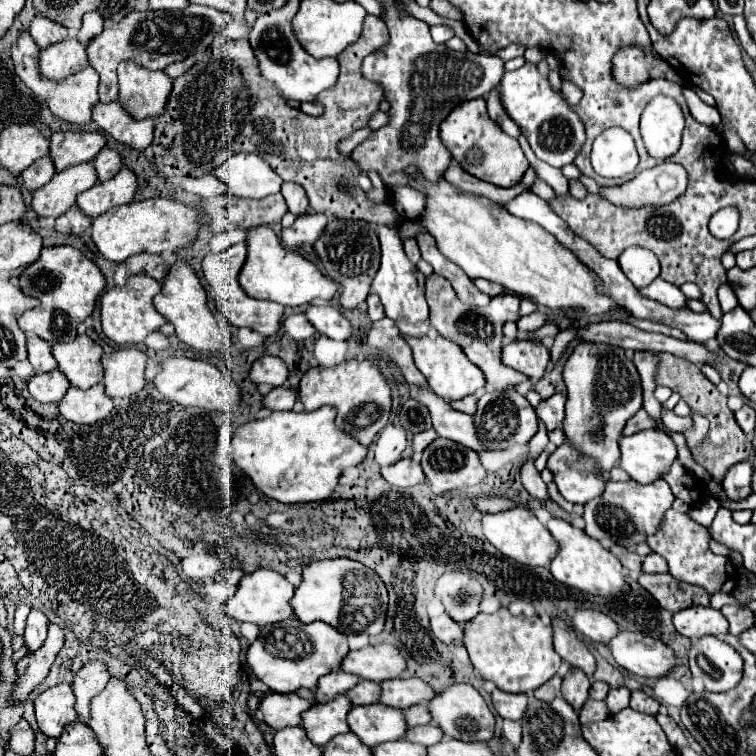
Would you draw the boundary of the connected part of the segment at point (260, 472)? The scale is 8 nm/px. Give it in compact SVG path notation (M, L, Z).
M323 406L313 412L273 412L269 418L247 422L235 428L233 460L269 498L285 504L327 500L343 470L361 464L367 456L367 446L337 428L335 416L333 406Z

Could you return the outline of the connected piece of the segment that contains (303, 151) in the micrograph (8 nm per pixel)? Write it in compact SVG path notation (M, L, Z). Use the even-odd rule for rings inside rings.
M369 14L361 38L337 56L341 74L337 84L319 96L325 104L325 114L319 118L311 118L279 98L277 88L261 76L247 38L225 42L219 52L205 56L175 80L165 112L155 124L155 140L151 144L155 170L165 178L201 178L237 152L255 152L283 180L301 184L315 212L369 220L373 224L399 224L401 216L393 206L375 204L365 196L355 180L363 170L337 148L341 140L365 128L371 114L379 110L383 88L361 76L361 62L387 42L389 32L383 20Z

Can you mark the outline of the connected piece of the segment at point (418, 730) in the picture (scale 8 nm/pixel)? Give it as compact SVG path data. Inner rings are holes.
M425 724L425 726L415 726L415 728L409 728L405 738L409 742L419 742L419 744L425 744L425 746L433 746L437 742L443 740L443 730L437 728L435 724Z

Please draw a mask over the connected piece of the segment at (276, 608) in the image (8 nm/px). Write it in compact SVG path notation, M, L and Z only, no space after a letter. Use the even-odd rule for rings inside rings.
M259 568L241 580L239 590L227 602L227 614L237 622L253 622L259 626L277 624L277 622L293 616L293 608L289 604L293 594L295 594L295 586L291 582L287 582L285 576L281 576L279 572L273 572L269 568Z

